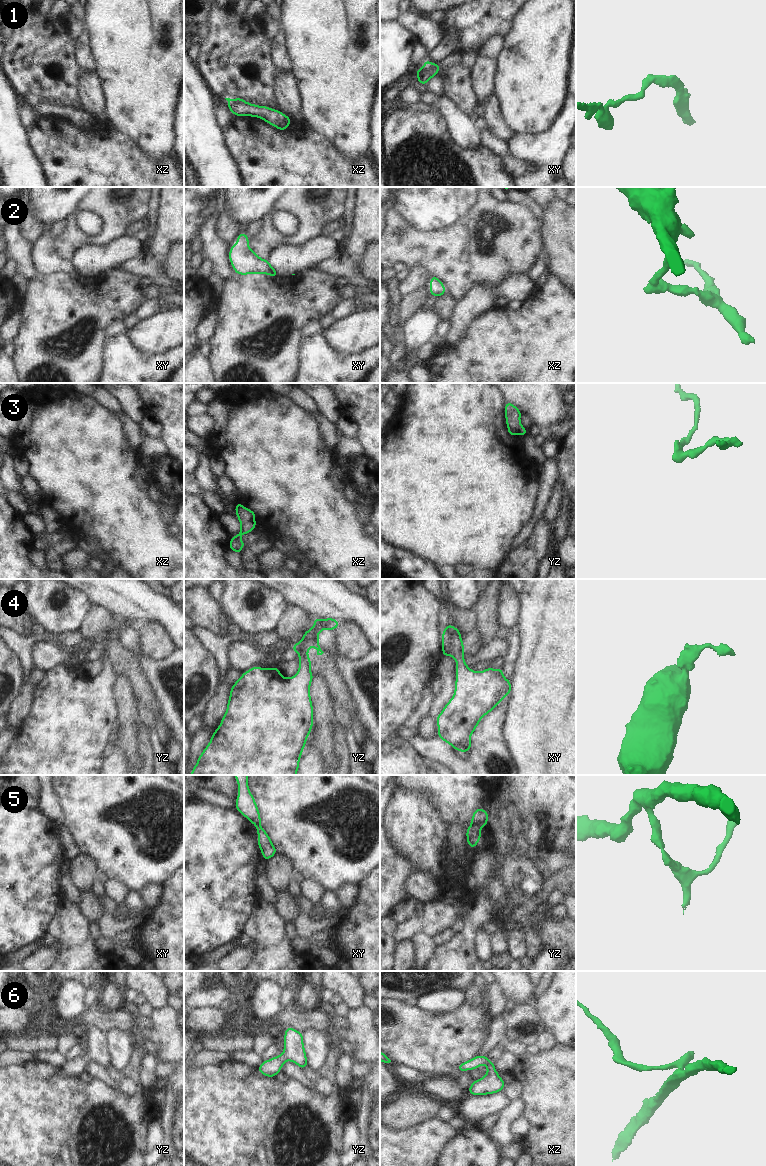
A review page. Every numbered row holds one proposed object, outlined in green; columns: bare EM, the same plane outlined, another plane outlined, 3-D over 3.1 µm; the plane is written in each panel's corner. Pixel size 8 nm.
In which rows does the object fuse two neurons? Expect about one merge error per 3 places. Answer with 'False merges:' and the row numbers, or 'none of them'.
False merges: 5

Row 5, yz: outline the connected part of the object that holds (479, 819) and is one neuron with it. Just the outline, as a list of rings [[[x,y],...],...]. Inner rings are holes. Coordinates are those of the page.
[[[482,807],[475,809],[471,819],[471,826],[478,829],[485,827],[488,823],[488,817],[489,814]]]

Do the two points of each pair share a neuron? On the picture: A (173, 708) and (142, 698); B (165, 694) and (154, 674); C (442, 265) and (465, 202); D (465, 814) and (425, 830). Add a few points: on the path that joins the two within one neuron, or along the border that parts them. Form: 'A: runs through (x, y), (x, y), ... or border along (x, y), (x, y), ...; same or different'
A: border along (150, 683), (160, 703), (164, 717), (171, 725); different
B: runs through (164, 689), (159, 679); same
C: border along (475, 205), (466, 216), (456, 223), (437, 231); different
D: border along (436, 800), (440, 805), (444, 820), (449, 825); different

